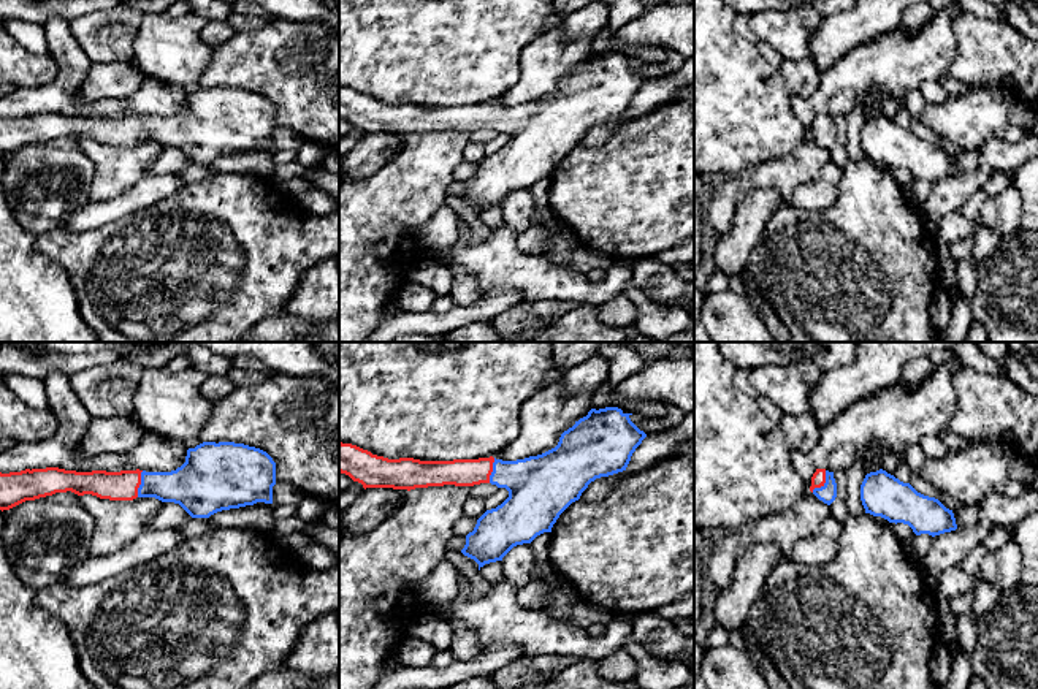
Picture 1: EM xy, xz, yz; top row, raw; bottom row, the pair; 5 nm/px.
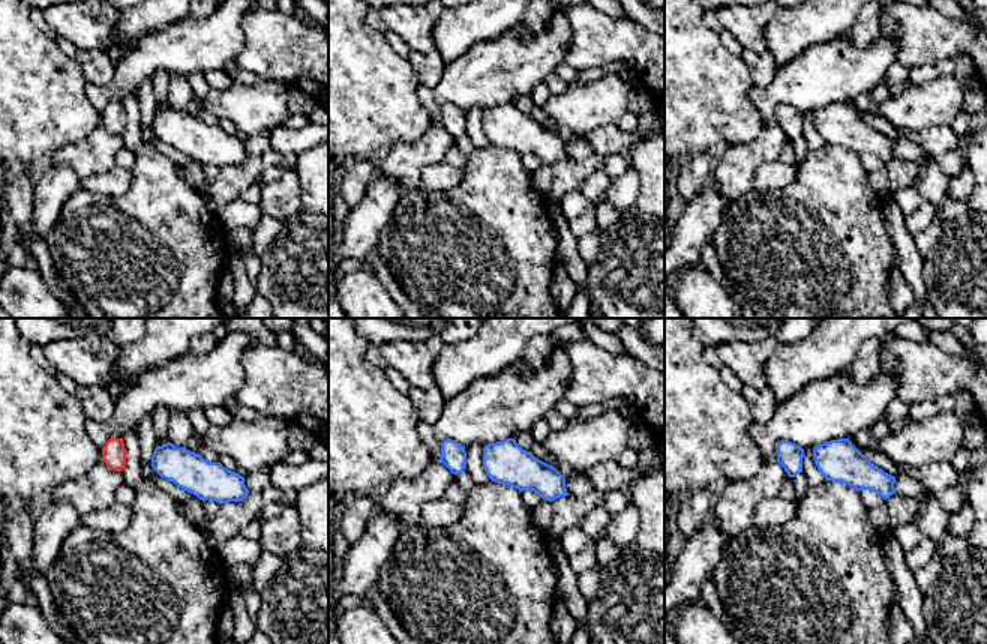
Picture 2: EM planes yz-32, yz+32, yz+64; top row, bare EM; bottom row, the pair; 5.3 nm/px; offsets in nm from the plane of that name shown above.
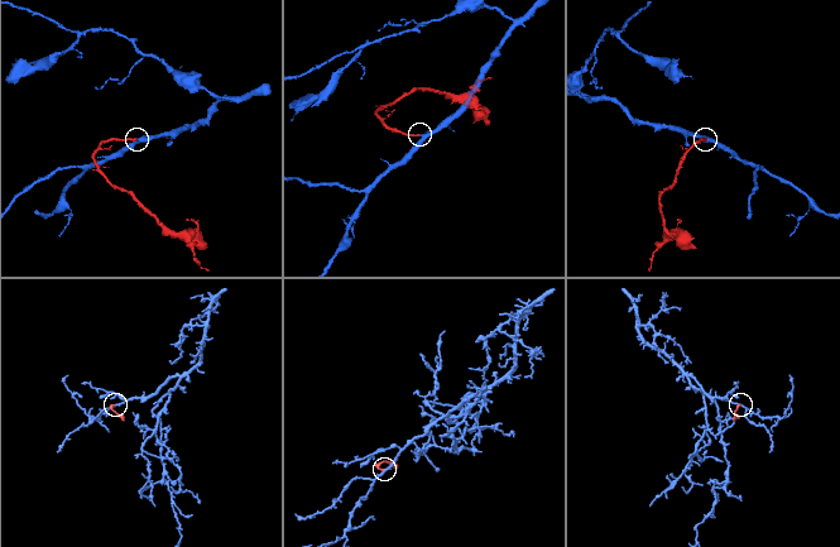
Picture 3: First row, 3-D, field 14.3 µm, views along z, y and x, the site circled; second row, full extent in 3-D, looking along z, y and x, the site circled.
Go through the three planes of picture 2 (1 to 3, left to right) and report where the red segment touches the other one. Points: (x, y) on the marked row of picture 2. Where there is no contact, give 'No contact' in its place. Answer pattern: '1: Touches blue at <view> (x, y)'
1: No contact
2: No contact
3: No contact

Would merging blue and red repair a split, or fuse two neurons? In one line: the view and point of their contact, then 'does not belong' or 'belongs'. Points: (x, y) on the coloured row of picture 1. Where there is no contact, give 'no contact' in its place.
contact yz (824, 483); belongs

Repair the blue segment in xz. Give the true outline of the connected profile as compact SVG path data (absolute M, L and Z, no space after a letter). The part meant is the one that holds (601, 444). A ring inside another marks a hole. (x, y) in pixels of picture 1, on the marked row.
M618 407L591 409L586 417L561 434L555 448L517 461L502 461L493 456L453 461L388 459L357 445L339 442L339 472L361 483L364 489L393 488L410 491L428 486L474 486L480 483L506 488L509 497L477 520L461 550L464 556L479 564L480 570L485 564L502 561L513 546L531 543L537 535L551 532L559 515L580 499L591 482L626 470L632 453L647 437L631 421L631 415Z

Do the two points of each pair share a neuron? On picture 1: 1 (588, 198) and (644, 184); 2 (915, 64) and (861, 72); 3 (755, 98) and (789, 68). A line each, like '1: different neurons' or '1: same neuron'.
1: same neuron
2: same neuron
3: different neurons

